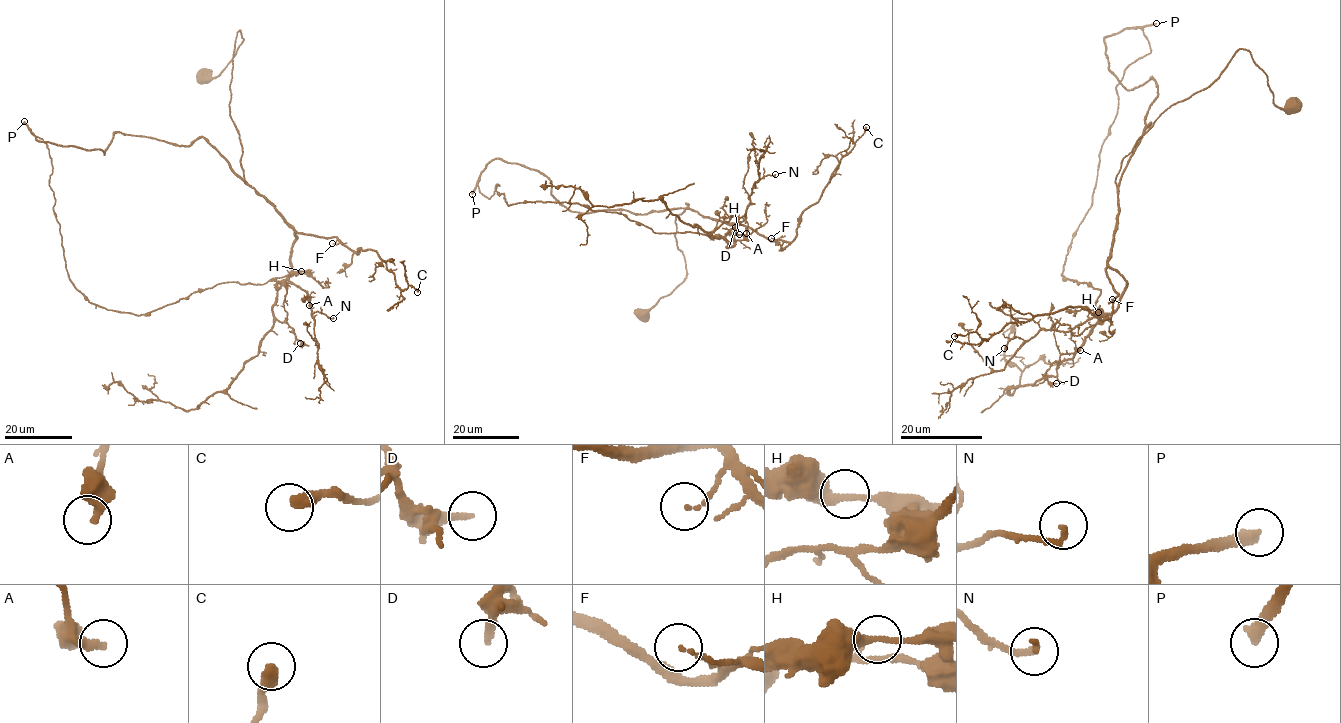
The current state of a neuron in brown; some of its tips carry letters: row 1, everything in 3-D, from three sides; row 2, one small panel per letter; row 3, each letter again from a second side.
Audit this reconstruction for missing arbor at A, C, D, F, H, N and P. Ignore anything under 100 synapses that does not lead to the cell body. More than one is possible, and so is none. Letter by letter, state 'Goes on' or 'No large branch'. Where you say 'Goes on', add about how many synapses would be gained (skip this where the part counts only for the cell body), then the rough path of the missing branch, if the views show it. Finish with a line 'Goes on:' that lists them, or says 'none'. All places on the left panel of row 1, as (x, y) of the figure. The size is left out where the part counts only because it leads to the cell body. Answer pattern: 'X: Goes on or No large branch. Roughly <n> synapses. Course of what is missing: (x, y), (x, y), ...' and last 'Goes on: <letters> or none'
A: No large branch
C: No large branch
D: No large branch
F: No large branch
H: No large branch
N: No large branch
P: Goes on. Roughly 300 synapses
Goes on: P

